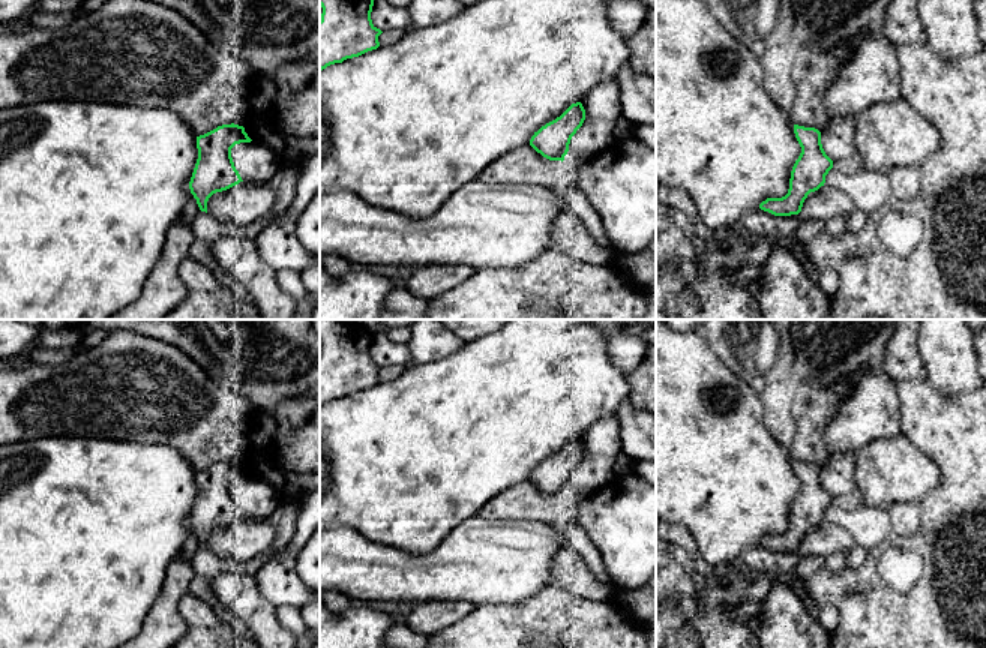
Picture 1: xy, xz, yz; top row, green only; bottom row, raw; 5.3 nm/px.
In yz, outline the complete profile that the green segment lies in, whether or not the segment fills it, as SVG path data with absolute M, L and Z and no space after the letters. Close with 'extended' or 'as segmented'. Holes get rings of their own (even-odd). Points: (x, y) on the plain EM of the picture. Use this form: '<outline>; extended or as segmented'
M794 460L794 470L801 489L792 502L788 530L782 534L767 534L759 540L761 546L774 552L798 550L807 531L824 522L825 512L833 504L818 465Z; as segmented

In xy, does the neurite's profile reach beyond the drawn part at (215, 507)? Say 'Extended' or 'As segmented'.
As segmented

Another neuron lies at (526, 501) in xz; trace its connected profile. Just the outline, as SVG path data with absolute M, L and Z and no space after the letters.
M527 480L488 501L477 516L482 519L525 519L564 526L570 513L561 496L549 496Z

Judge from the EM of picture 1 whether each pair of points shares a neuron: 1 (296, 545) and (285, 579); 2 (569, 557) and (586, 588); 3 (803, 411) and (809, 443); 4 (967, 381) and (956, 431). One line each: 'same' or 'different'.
1: same
2: same
3: same
4: different

